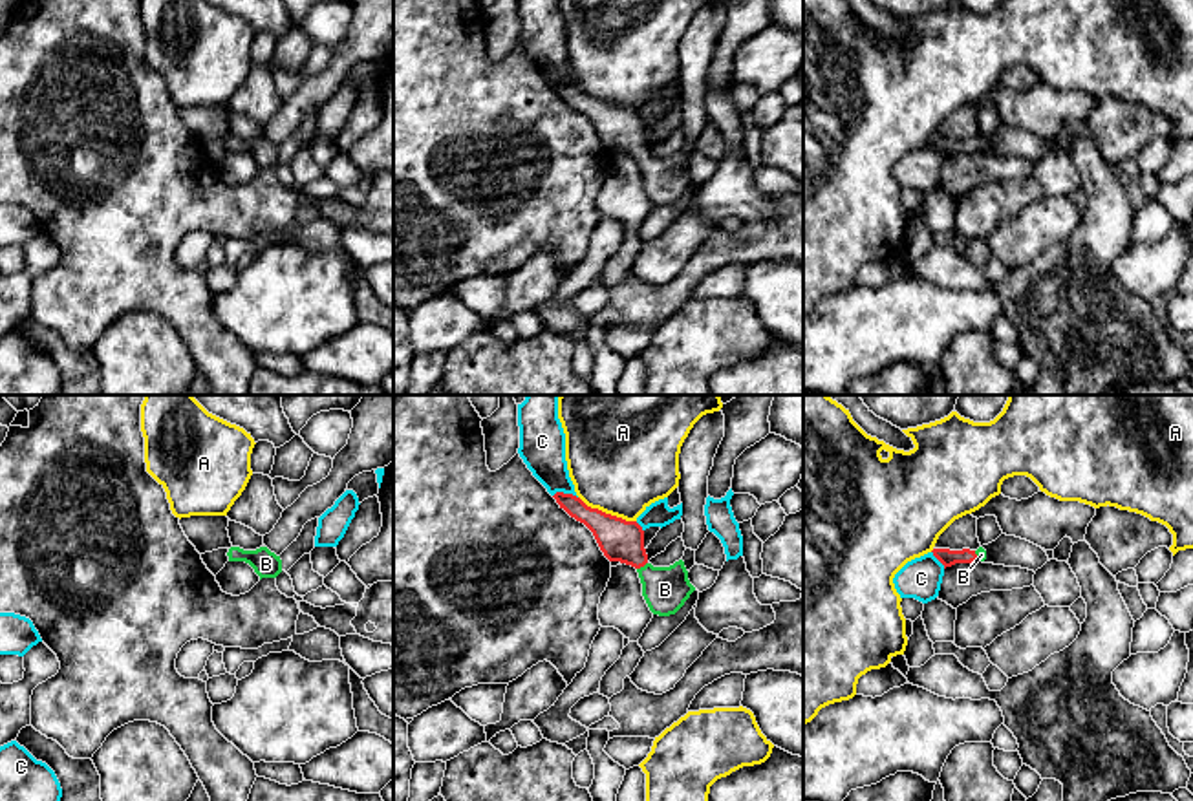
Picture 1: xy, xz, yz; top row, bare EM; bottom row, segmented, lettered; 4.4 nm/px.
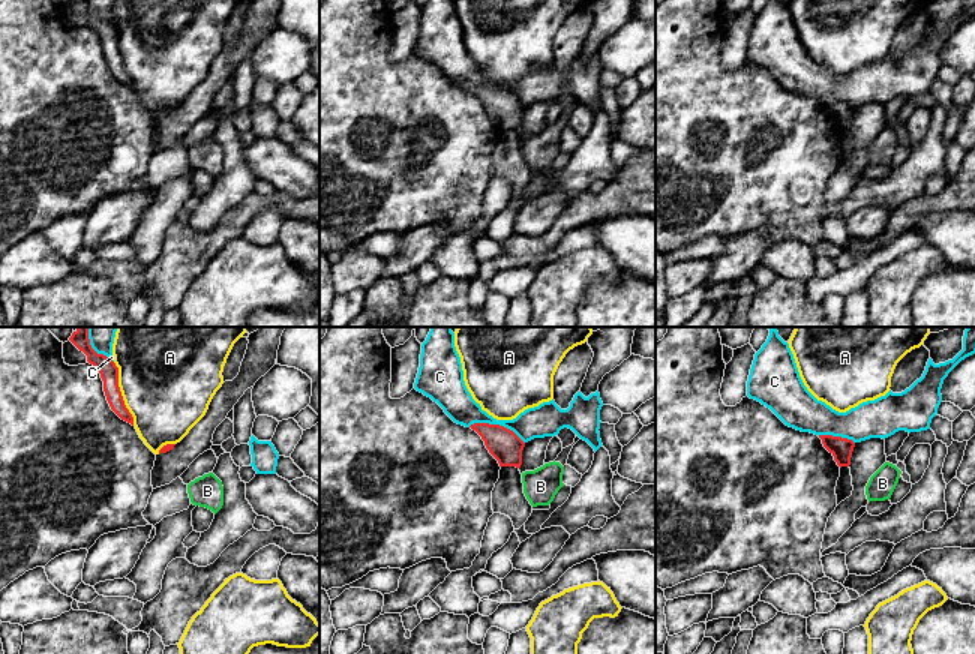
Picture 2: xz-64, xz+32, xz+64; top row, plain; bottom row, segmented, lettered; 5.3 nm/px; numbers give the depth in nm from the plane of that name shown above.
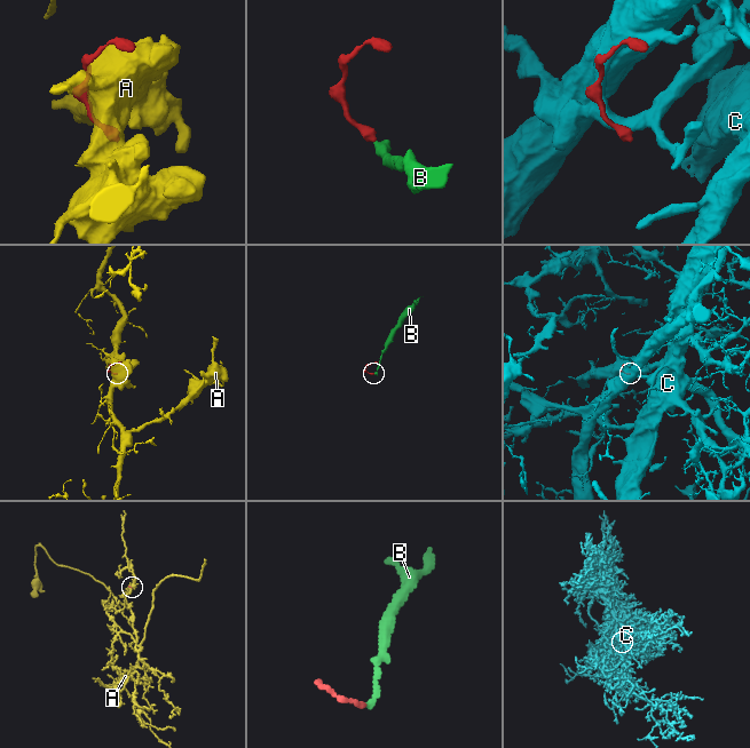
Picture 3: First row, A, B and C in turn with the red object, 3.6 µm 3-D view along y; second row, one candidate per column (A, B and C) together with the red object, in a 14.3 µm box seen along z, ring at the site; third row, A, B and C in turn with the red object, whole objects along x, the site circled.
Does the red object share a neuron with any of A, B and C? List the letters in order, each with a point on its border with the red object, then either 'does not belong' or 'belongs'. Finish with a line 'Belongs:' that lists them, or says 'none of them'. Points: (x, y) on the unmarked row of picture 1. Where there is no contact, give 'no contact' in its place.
A: meets red in xz at (608, 105); does not belong
B: meets red in xz at (641, 156); belongs
C: meets red in xz at (566, 85); does not belong
Belongs: B

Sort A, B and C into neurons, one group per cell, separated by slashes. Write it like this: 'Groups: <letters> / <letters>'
Groups: A / B / C

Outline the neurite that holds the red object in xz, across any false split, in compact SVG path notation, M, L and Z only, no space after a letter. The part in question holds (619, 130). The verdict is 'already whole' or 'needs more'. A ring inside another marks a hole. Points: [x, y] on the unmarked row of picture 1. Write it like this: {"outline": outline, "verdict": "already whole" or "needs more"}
{"outline": "M556 82L553 88L560 99L593 123L609 152L620 152L637 159L642 187L653 205L675 205L695 181L682 150L670 157L653 157L648 152L644 121L637 112L626 112L591 99L573 84Z", "verdict": "needs more"}

